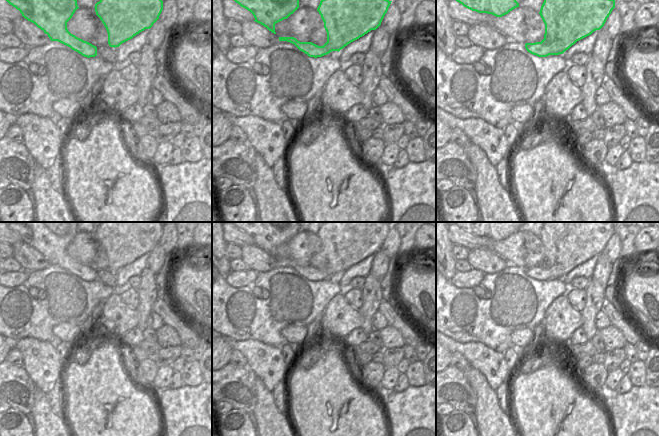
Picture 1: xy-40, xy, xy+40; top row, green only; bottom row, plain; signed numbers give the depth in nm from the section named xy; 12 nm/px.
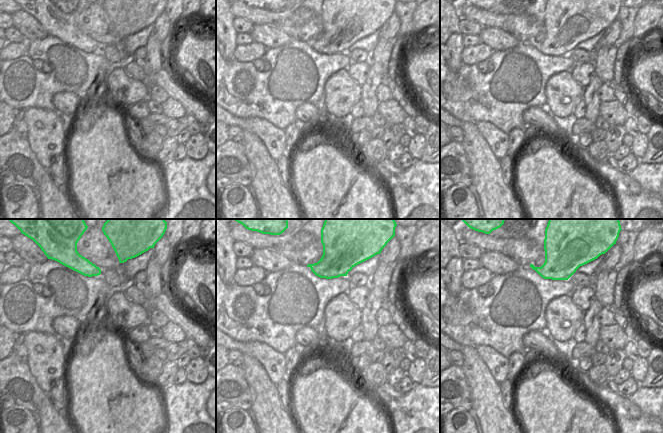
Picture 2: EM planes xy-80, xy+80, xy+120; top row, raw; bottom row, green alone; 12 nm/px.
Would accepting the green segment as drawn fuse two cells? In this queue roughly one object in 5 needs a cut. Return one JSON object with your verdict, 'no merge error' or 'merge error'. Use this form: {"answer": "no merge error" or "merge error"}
{"answer": "no merge error"}

